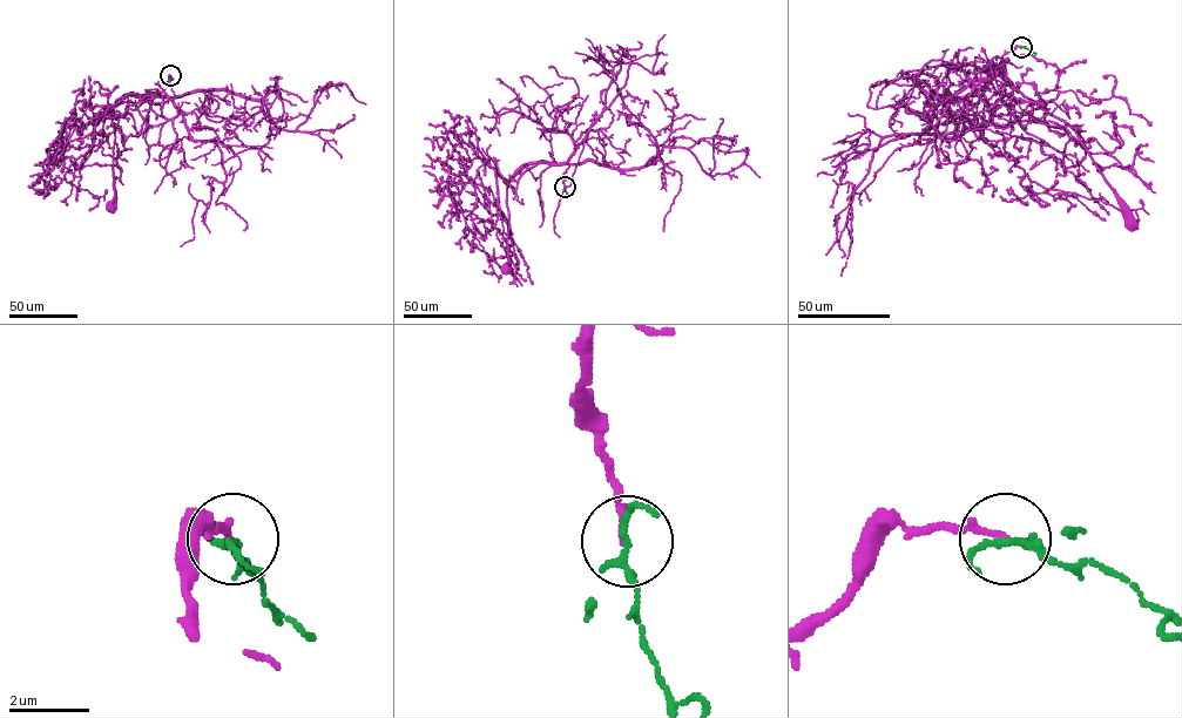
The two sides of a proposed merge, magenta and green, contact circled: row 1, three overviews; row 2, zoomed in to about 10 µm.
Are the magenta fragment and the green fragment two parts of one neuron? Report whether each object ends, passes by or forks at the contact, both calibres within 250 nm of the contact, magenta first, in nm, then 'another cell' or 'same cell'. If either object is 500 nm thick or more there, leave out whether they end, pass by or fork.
magenta ends there; green passes by; 140 nm thick on the magenta side, 170 nm on the other; same cell

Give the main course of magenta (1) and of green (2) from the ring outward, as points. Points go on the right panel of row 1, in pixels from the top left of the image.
1: (1021, 47), (1007, 52), (988, 75), (1000, 73), (1025, 96), (1074, 130), (1132, 223)
2: (1021, 47), (1035, 54)

